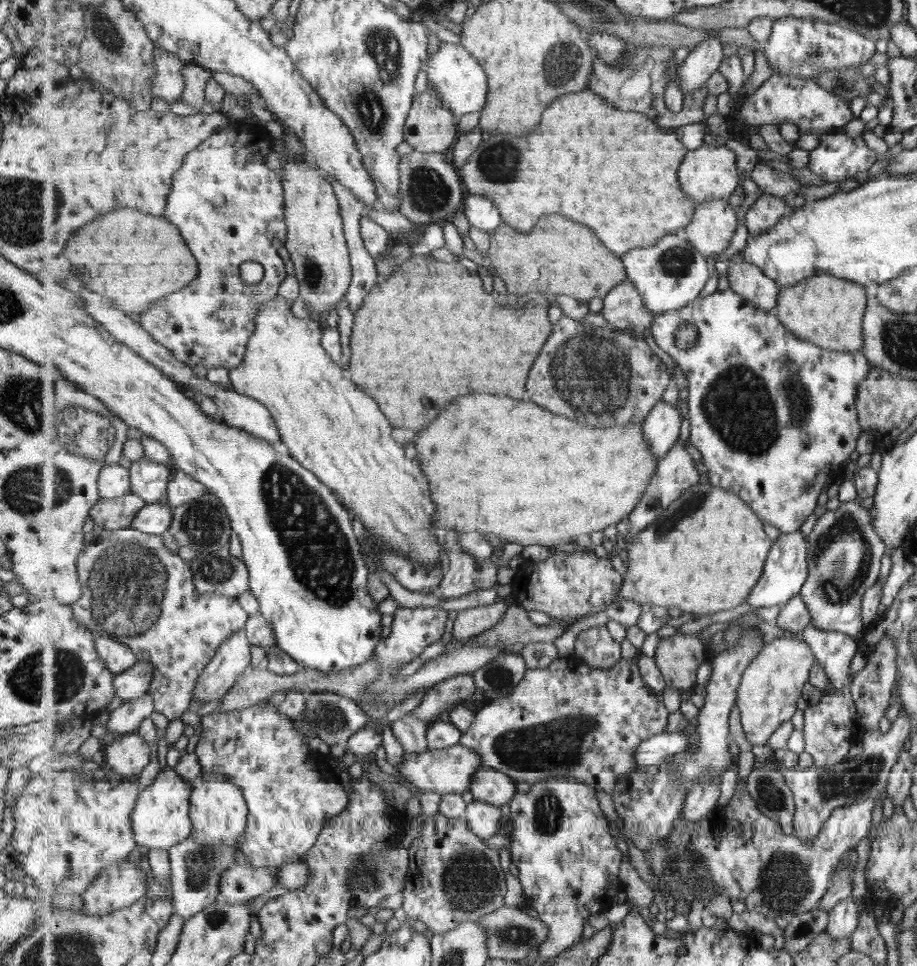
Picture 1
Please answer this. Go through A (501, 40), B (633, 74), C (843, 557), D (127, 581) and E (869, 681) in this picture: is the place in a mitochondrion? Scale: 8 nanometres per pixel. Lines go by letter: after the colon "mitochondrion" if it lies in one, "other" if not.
A: other
B: mitochondrion
C: mitochondrion
D: mitochondrion
E: other

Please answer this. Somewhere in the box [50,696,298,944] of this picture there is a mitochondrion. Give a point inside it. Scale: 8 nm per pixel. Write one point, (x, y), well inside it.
(200, 866)

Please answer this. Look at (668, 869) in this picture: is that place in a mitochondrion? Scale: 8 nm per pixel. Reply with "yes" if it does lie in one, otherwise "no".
yes

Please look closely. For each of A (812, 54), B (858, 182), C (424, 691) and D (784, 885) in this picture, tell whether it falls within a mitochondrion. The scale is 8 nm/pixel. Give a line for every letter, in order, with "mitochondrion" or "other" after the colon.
A: mitochondrion
B: other
C: other
D: mitochondrion

